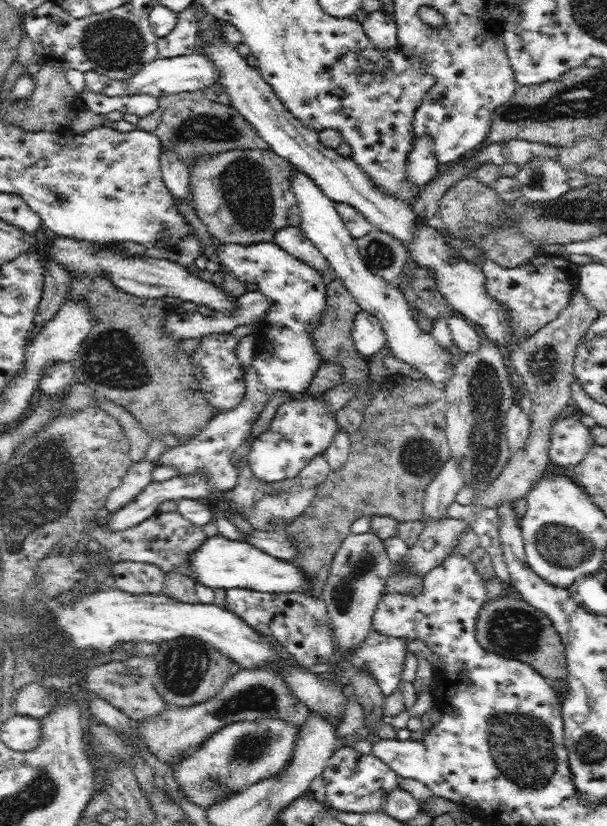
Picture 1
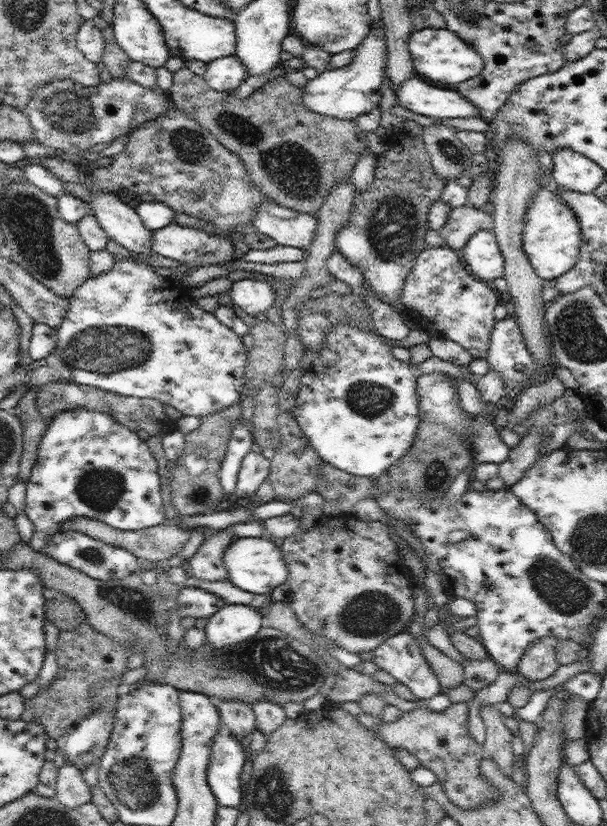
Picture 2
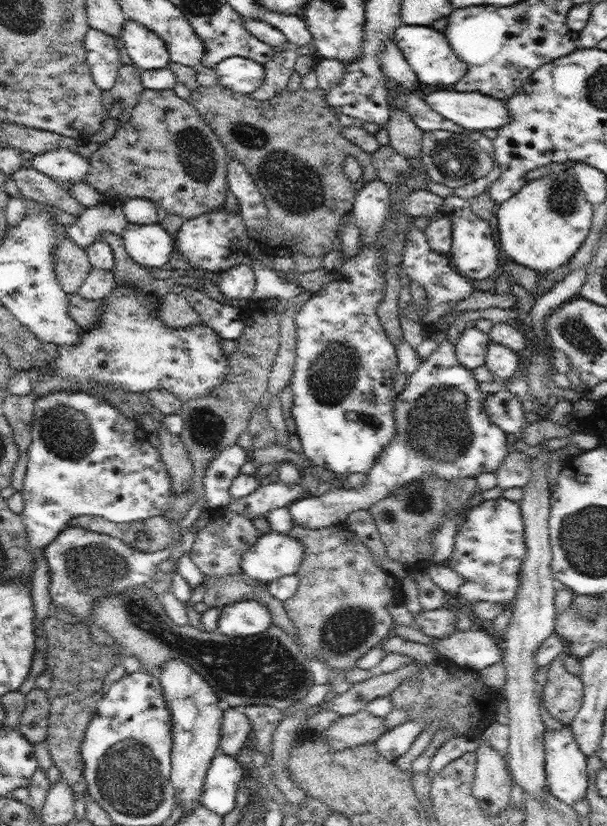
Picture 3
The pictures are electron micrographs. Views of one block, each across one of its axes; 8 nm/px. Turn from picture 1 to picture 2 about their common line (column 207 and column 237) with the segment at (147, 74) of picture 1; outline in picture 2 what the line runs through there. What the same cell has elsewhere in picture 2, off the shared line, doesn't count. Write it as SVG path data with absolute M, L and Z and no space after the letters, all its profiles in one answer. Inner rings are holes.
M235 54L223 56L207 65L204 78L208 85L217 91L236 90L248 78L248 69Z

